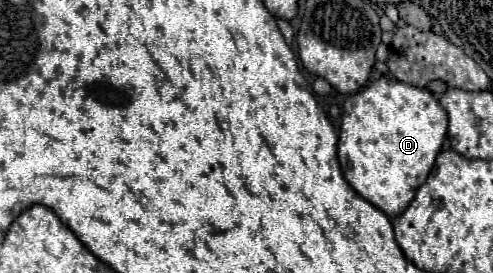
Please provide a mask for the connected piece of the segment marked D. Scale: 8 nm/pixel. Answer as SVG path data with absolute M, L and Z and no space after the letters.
M380 78L348 96L344 102L338 142L338 162L348 184L368 202L378 206L388 216L400 216L414 200L416 188L426 182L432 164L442 148L448 130L448 116L440 102L426 90L394 78Z

